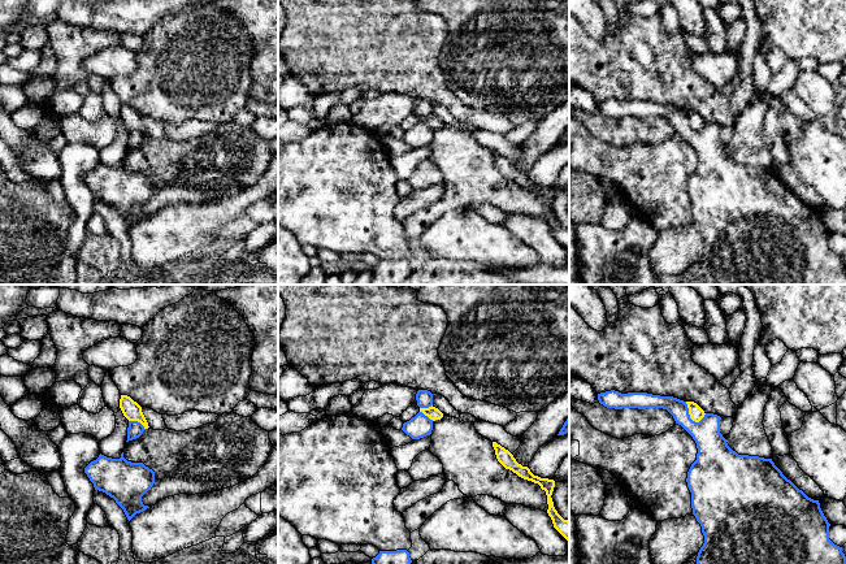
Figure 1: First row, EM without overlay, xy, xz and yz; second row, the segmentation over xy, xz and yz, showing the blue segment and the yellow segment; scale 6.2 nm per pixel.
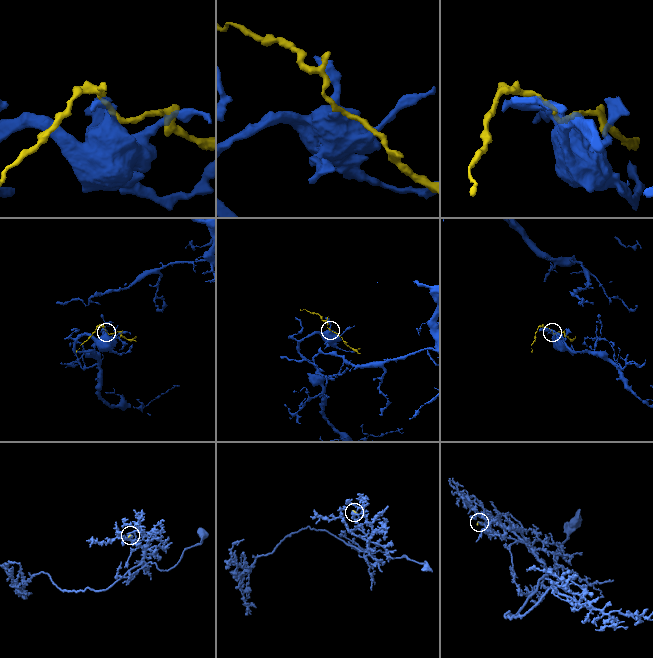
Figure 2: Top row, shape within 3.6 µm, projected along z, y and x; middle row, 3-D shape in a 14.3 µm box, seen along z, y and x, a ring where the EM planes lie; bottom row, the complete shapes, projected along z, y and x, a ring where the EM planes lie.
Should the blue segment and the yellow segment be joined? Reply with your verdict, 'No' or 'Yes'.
No

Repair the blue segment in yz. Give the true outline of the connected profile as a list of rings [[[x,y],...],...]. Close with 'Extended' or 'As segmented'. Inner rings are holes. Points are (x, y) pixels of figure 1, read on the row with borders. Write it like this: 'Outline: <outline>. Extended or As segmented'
Outline: [[[647,392],[598,394],[607,408],[663,408],[695,441],[697,460],[687,472],[693,515],[702,526],[704,543],[697,564],[846,564],[842,547],[829,539],[829,526],[819,500],[808,498],[775,465],[772,459],[738,455],[720,433],[721,417],[706,413],[695,422],[686,402]]]. As segmented

